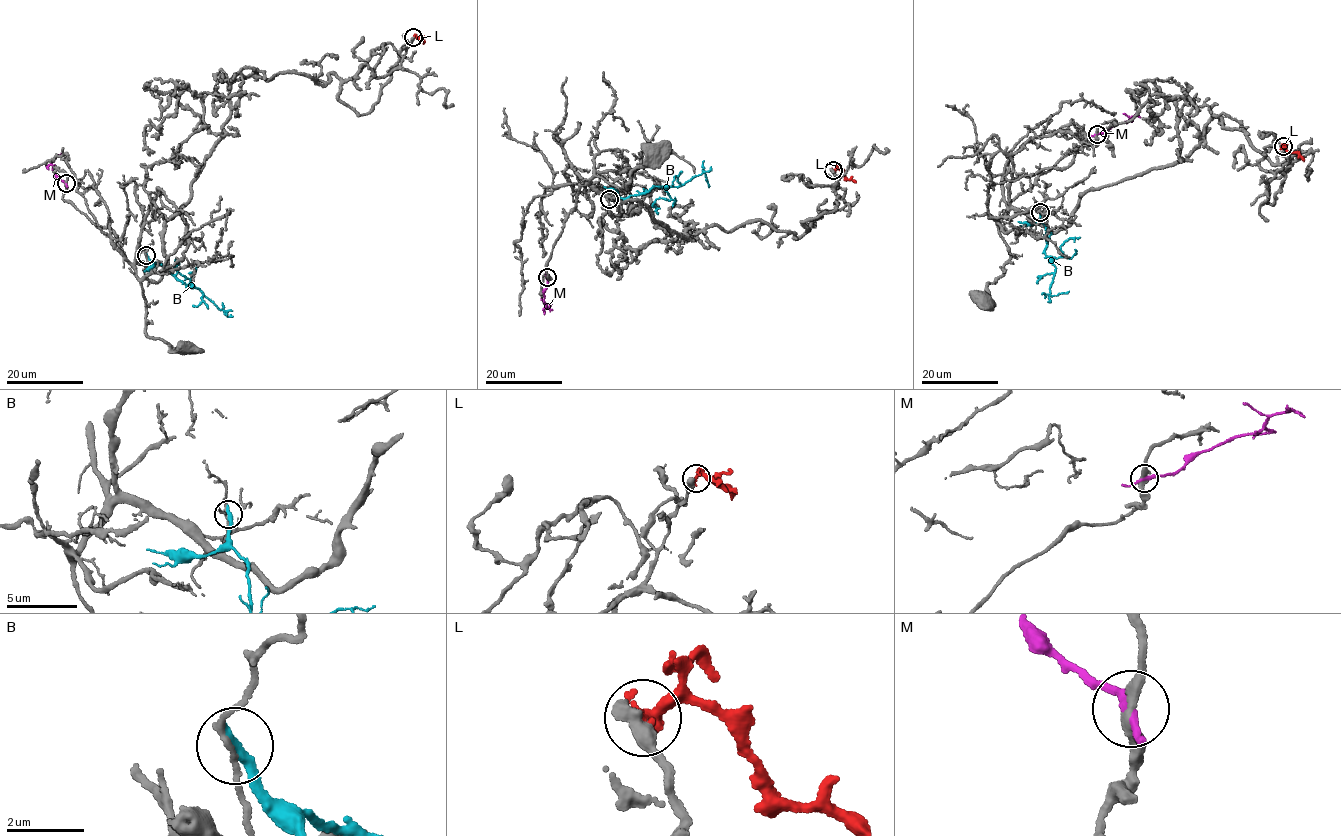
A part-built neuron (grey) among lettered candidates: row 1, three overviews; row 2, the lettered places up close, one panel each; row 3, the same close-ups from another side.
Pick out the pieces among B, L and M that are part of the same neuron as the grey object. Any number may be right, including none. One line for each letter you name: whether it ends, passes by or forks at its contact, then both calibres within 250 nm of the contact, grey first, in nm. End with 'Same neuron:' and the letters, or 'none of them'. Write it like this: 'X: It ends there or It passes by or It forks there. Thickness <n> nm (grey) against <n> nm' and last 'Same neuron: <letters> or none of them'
L: It ends there. Thickness 280 nm (grey) against 420 nm
Same neuron: L

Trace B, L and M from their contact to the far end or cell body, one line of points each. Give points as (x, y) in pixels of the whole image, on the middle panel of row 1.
B: (610, 199), (639, 195), (655, 186), (677, 187), (703, 172), (708, 187)
L: (833, 170), (838, 169), (856, 182)
M: (546, 277), (544, 302), (548, 308), (550, 303)

